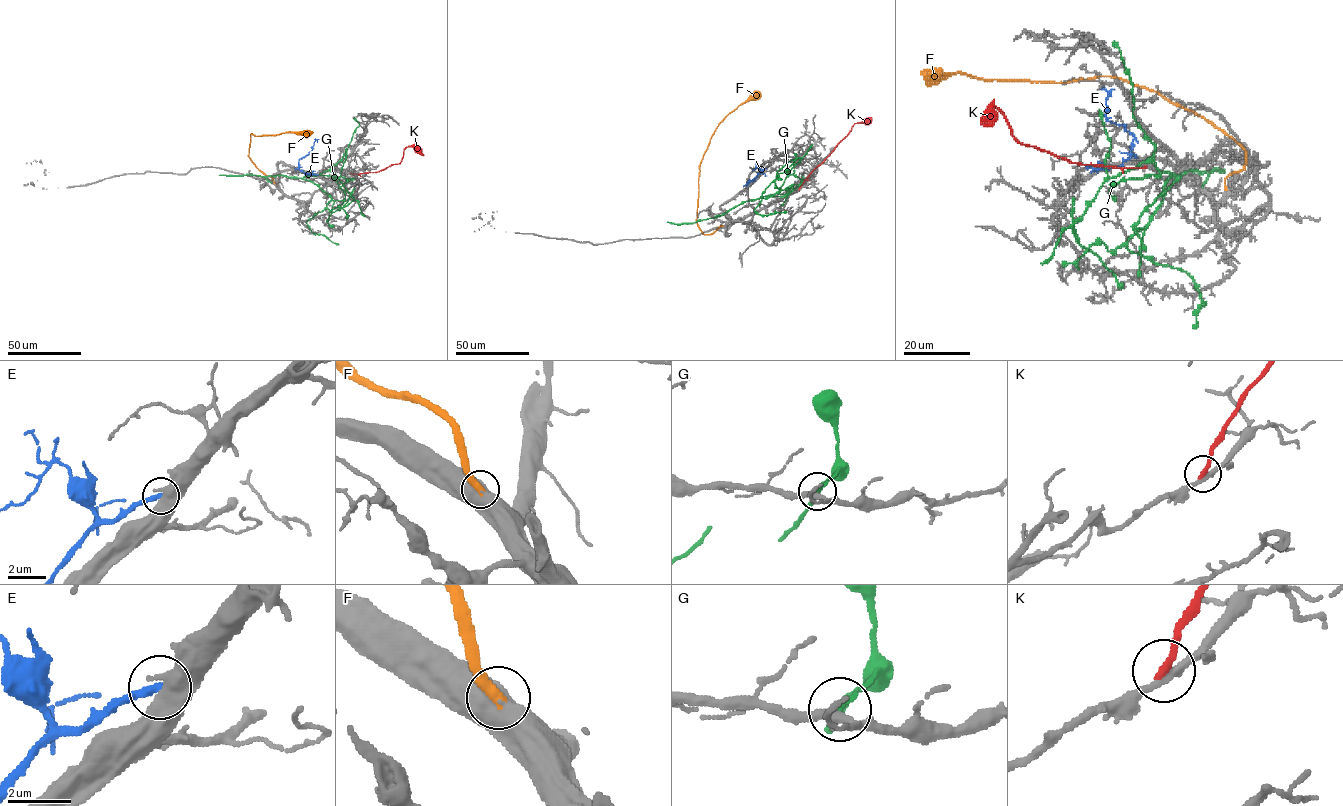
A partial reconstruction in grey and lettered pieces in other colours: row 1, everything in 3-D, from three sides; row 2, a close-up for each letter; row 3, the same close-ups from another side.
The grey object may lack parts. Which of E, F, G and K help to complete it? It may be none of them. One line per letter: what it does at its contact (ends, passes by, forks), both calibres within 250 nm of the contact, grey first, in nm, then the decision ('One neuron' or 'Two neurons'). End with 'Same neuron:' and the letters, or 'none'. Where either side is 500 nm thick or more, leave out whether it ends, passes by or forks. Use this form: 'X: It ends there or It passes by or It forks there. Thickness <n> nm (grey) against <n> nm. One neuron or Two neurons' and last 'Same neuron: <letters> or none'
E: Thickness 550 nm (grey) against 280 nm. Two neurons
F: Thickness 750 nm (grey) against 360 nm. One neuron
G: It ends there. Thickness 320 nm (grey) against 100 nm. Two neurons
K: It ends there. Thickness 260 nm (grey) against 240 nm. Two neurons
Same neuron: F

